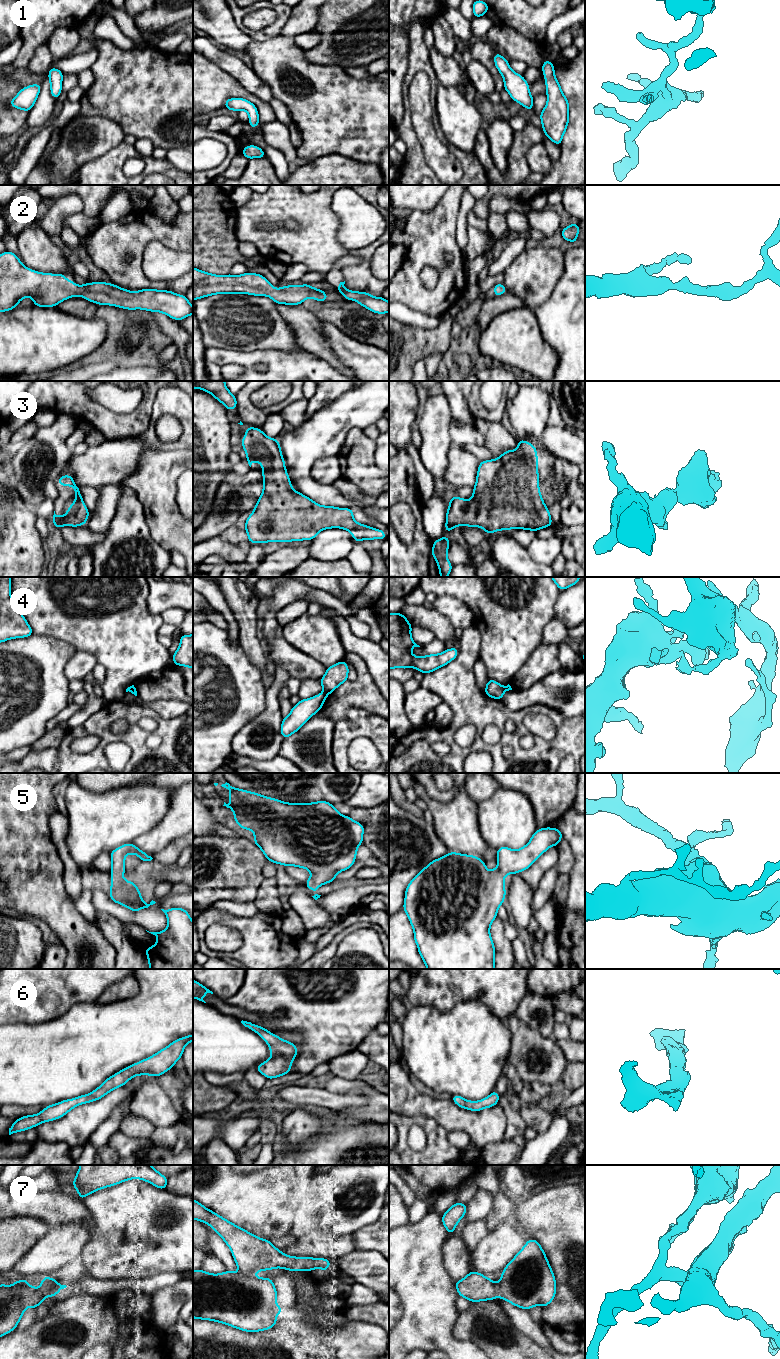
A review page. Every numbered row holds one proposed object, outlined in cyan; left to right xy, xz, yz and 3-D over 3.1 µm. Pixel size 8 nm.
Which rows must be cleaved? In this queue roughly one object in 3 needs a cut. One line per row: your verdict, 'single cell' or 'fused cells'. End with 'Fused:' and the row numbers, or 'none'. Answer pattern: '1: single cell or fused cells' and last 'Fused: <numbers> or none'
1: single cell
2: single cell
3: single cell
4: fused cells
5: single cell
6: single cell
7: single cell
Fused: 4

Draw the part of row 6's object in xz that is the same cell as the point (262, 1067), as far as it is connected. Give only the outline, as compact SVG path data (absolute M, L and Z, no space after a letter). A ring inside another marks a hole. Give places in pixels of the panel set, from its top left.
M243 1020L241 1023L256 1032L268 1044L271 1051L271 1058L259 1064L256 1070L267 1079L290 1073L290 1067L297 1056L297 1045L268 1032L264 1027Z

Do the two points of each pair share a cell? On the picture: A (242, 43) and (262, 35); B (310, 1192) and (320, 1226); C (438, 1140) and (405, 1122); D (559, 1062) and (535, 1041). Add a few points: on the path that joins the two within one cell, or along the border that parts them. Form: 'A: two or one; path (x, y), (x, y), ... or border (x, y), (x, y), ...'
A: two; border (235, 24), (253, 39)
B: one; path (317, 1200), (320, 1203), (320, 1218)
C: one; path (431, 1131), (421, 1121), (414, 1121)
D: one; path (553, 1057), (541, 1047)

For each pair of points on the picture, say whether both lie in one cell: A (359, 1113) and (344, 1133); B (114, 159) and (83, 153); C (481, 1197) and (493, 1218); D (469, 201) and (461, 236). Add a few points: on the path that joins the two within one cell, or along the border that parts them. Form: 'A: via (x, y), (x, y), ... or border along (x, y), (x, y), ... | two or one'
A: border along (347, 1122), (376, 1123) | two
B: border along (121, 143), (80, 167) | two
C: border along (494, 1196), (492, 1208), (484, 1219) | two
D: via (464, 210), (462, 227) | one

